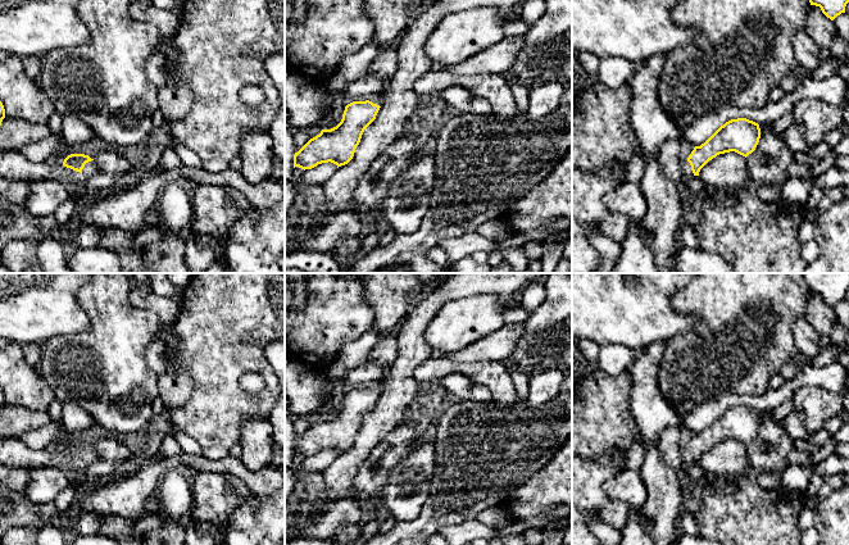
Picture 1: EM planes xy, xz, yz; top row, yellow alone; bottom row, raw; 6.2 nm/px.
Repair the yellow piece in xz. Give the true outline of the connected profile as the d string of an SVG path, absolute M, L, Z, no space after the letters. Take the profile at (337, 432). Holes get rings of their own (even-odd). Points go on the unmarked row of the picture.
M383 368L383 378L366 389L353 389L345 394L341 409L331 415L322 417L294 442L294 455L312 457L322 450L333 450L339 454L348 451L360 430L364 417L376 407L390 373Z

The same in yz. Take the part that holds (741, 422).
M737 405L721 413L704 431L695 433L682 450L685 464L699 463L700 457L719 441L735 439L743 444L752 441L761 426L759 412Z

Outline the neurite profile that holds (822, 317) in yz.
M811 292L805 305L807 321L820 335L830 336L834 324L837 322L834 308L827 305L820 294Z

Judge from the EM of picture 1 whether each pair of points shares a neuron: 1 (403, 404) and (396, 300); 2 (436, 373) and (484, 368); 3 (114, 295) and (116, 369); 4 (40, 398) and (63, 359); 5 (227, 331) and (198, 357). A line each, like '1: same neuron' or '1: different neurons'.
1: different neurons
2: same neuron
3: same neuron
4: different neurons
5: same neuron

